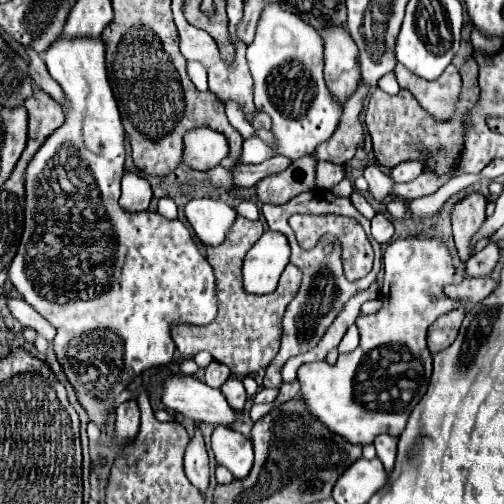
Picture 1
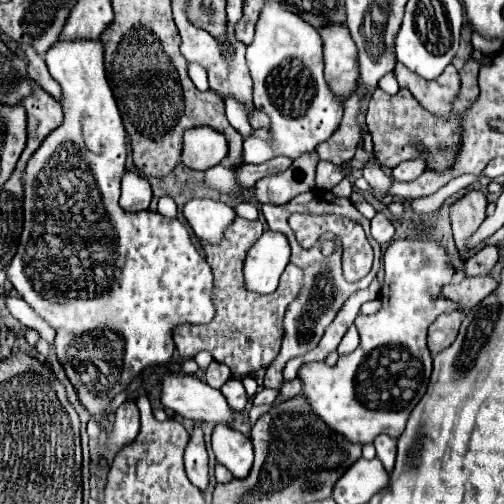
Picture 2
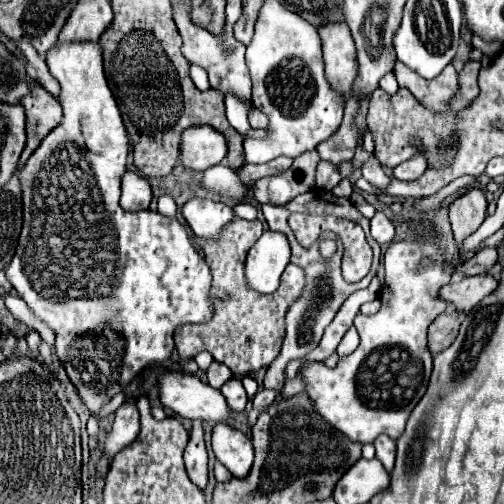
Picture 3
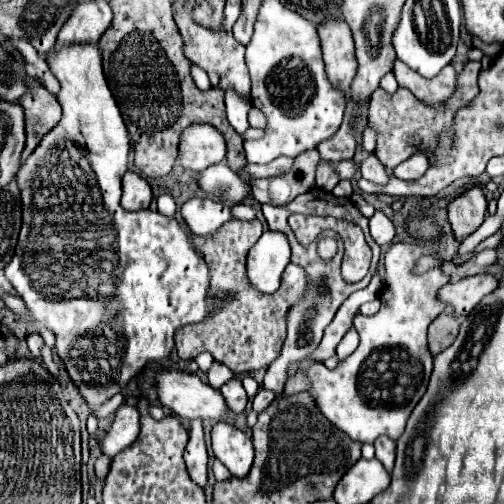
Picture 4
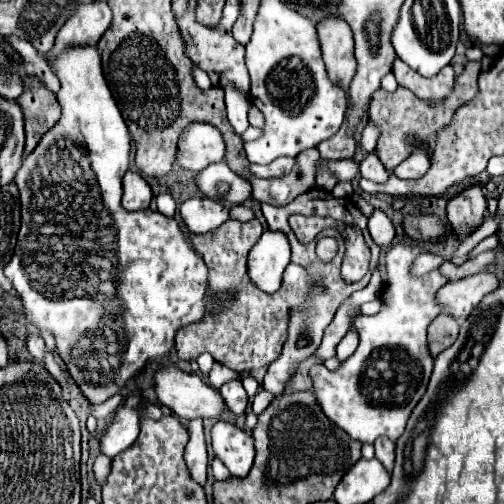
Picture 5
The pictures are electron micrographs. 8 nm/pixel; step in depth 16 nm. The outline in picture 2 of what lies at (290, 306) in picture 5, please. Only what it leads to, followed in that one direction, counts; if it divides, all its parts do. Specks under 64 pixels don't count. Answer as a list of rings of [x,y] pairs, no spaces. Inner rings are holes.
[[[236,218],[224,240],[220,244],[204,244],[206,262],[214,272],[214,300],[216,300],[216,316],[208,324],[184,324],[174,328],[174,342],[184,360],[194,358],[198,352],[208,350],[216,362],[226,364],[234,376],[248,376],[254,374],[258,368],[266,368],[276,356],[276,340],[284,336],[284,312],[296,294],[300,294],[300,284],[304,284],[304,272],[294,264],[288,264],[280,286],[272,294],[258,294],[248,292],[244,288],[244,256],[248,248],[262,236],[262,222],[260,220],[244,220]]]

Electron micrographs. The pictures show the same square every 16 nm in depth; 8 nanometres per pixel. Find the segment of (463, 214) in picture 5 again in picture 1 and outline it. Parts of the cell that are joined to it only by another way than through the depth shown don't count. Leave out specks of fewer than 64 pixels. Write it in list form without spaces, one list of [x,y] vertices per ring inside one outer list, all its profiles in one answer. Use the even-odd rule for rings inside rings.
[[[472,192],[452,208],[452,230],[454,230],[454,242],[460,254],[460,260],[466,262],[472,254],[472,246],[468,240],[478,232],[482,222],[486,219],[486,198],[480,192]]]

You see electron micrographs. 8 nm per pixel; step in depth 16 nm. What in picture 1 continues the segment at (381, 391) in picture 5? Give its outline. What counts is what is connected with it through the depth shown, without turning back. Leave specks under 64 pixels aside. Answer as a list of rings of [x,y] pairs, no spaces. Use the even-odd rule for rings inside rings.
[[[406,238],[394,240],[388,244],[384,252],[384,286],[380,290],[382,308],[372,314],[360,314],[362,340],[360,346],[350,354],[340,354],[334,366],[322,362],[302,364],[298,370],[298,380],[302,384],[300,396],[306,400],[310,412],[326,424],[328,430],[344,436],[352,444],[372,444],[374,438],[382,432],[390,436],[400,436],[410,412],[420,402],[426,392],[430,374],[432,374],[432,354],[426,346],[426,330],[428,326],[448,310],[456,308],[456,300],[448,300],[442,292],[446,284],[452,284],[454,264],[448,248],[442,240],[436,238]]]

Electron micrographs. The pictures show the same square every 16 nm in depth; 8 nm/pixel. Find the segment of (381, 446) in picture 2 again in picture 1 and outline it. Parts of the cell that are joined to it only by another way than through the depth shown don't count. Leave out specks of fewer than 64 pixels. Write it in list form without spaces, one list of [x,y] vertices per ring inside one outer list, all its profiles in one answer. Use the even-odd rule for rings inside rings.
[[[380,434],[376,436],[374,440],[374,446],[376,446],[376,456],[382,460],[386,472],[392,472],[394,468],[394,458],[396,458],[396,438],[394,436],[388,436],[388,434]]]

